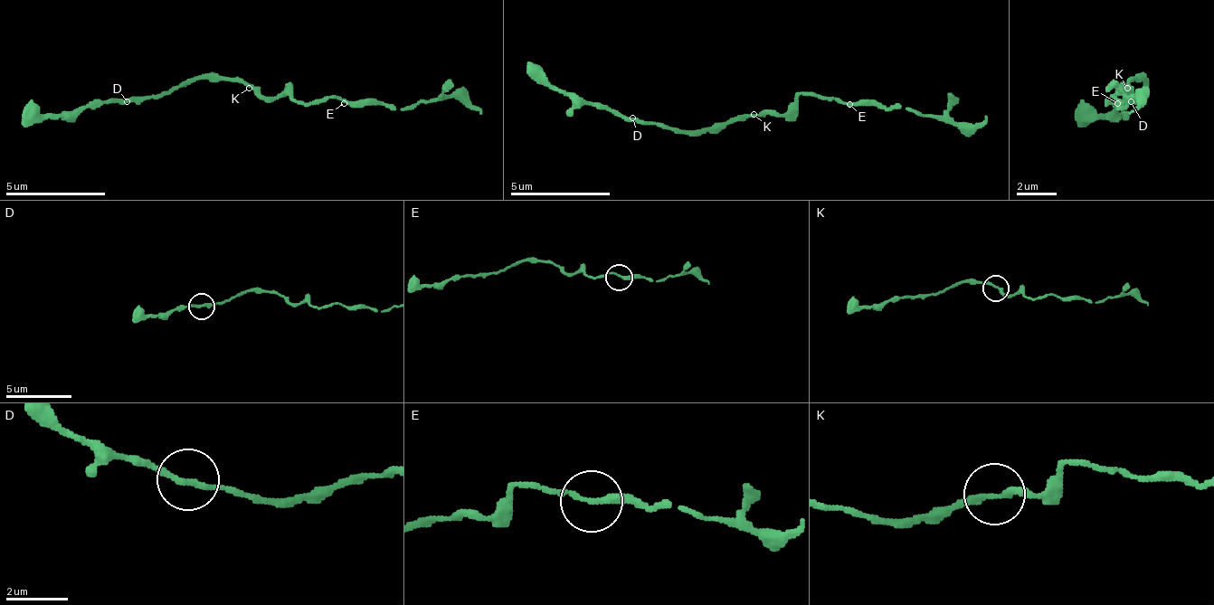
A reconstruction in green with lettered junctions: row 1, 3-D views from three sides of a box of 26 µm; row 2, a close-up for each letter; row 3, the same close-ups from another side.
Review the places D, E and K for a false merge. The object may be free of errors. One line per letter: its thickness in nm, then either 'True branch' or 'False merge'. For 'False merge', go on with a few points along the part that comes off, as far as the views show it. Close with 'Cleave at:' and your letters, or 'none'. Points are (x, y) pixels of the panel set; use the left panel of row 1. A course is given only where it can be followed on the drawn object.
D: Thickness 190 nm. False merge. Course of the part to remove: (128, 103), (38, 113), (23, 127)
E: Thickness 200 nm. True branch
K: Thickness 200 nm. True branch
Cleave at: D

